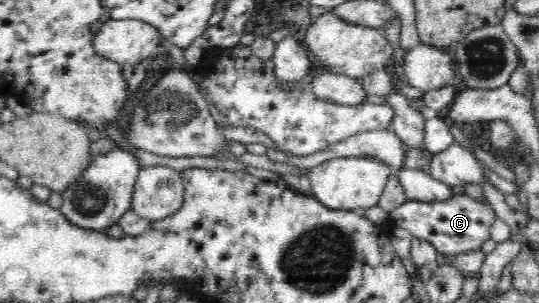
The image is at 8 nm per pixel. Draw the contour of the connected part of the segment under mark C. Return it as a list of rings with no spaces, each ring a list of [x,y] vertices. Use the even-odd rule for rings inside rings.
[[[456,193],[442,201],[424,202],[406,200],[389,212],[396,226],[408,229],[414,238],[429,241],[442,255],[480,250],[482,243],[490,238],[490,227],[497,218],[492,205],[480,202],[468,194]]]

